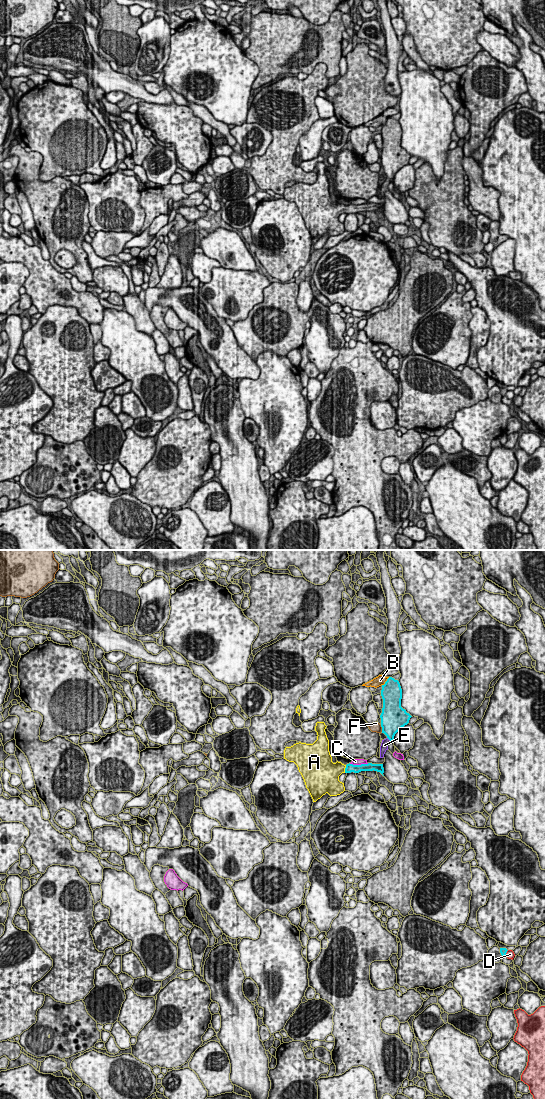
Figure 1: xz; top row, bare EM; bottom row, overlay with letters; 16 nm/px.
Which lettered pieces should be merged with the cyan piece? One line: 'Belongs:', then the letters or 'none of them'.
Belongs: A

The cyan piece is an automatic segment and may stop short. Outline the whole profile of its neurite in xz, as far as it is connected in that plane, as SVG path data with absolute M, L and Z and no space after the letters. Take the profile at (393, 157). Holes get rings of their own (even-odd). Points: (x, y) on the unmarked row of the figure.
M389 117L382 125L381 136L383 139L380 155L382 173L393 182L395 174L409 163L412 156L401 147L402 129L398 120Z

